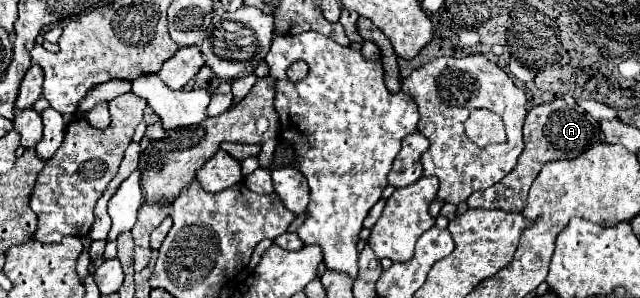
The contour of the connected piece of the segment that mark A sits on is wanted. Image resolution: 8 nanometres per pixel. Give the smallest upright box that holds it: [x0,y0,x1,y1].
[467,99,599,213]

